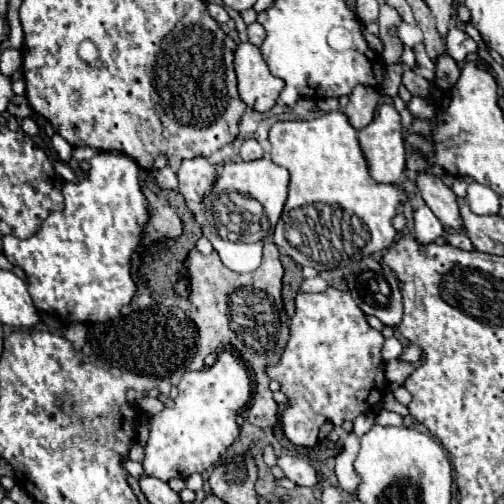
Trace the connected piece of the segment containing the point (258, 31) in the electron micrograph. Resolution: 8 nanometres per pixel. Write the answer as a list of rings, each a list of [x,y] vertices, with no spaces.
[[[253,22],[253,24],[247,26],[247,36],[249,36],[249,42],[251,42],[251,44],[261,46],[261,42],[263,42],[263,38],[265,38],[265,30],[263,30],[261,24]]]

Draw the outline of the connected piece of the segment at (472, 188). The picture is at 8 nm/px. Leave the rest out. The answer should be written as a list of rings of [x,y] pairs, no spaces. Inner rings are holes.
[[[471,182],[467,188],[467,202],[475,214],[497,214],[499,212],[499,196],[479,182]]]

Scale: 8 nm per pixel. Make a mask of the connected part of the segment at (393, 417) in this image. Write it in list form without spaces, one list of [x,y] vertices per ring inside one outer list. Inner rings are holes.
[[[381,410],[375,418],[375,424],[379,426],[401,426],[403,424],[403,418],[395,412],[387,412],[387,410]]]

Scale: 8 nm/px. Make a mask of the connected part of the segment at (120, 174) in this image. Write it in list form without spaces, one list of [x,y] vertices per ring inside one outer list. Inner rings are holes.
[[[101,152],[89,160],[87,178],[63,184],[63,198],[65,208],[61,212],[49,214],[31,238],[19,240],[15,236],[5,236],[3,252],[11,264],[25,272],[29,294],[39,312],[55,314],[71,324],[95,324],[117,318],[121,308],[129,304],[137,292],[131,276],[131,258],[141,246],[145,238],[145,226],[151,218],[149,200],[145,198],[139,184],[139,166],[125,154]]]

